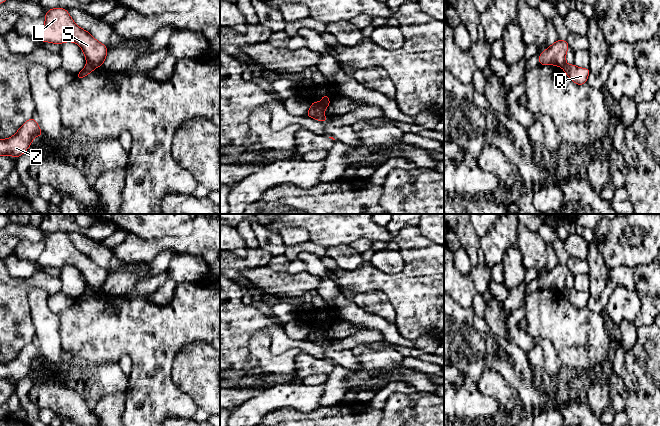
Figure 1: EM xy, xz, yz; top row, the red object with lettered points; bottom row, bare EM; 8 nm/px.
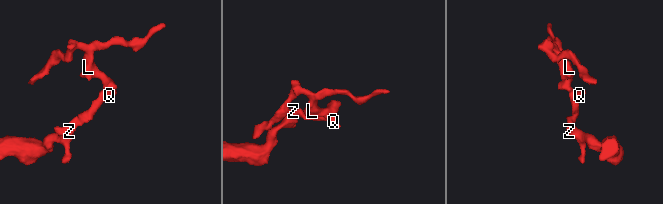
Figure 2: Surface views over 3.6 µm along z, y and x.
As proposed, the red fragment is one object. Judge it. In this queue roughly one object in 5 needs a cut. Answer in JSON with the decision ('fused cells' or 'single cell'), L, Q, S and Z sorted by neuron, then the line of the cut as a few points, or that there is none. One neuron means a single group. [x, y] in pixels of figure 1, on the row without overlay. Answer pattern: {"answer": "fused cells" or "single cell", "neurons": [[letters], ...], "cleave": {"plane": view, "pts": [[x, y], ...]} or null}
{"answer": "fused cells", "neurons": [["L", "S"], ["Q", "Z"]], "cleave": {"plane": "xz", "pts": [[311, 330], [324, 334]]}}

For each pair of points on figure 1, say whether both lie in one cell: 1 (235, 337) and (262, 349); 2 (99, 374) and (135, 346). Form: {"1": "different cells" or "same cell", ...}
{"1": "different cells", "2": "different cells"}

